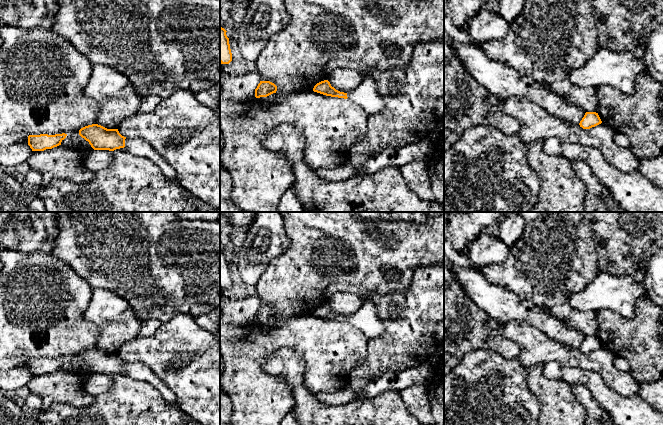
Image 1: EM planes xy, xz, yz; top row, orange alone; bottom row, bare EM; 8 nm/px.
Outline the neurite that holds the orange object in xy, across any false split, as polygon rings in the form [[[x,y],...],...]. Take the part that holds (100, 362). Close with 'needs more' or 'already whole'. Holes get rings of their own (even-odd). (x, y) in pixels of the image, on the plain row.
[[[98,348],[81,352],[79,359],[88,365],[94,374],[114,375],[125,372],[134,379],[147,382],[155,387],[168,402],[177,406],[174,393],[143,363],[126,362],[119,357],[118,353],[107,353]]]; needs more

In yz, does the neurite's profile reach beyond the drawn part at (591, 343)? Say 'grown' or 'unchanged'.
unchanged

